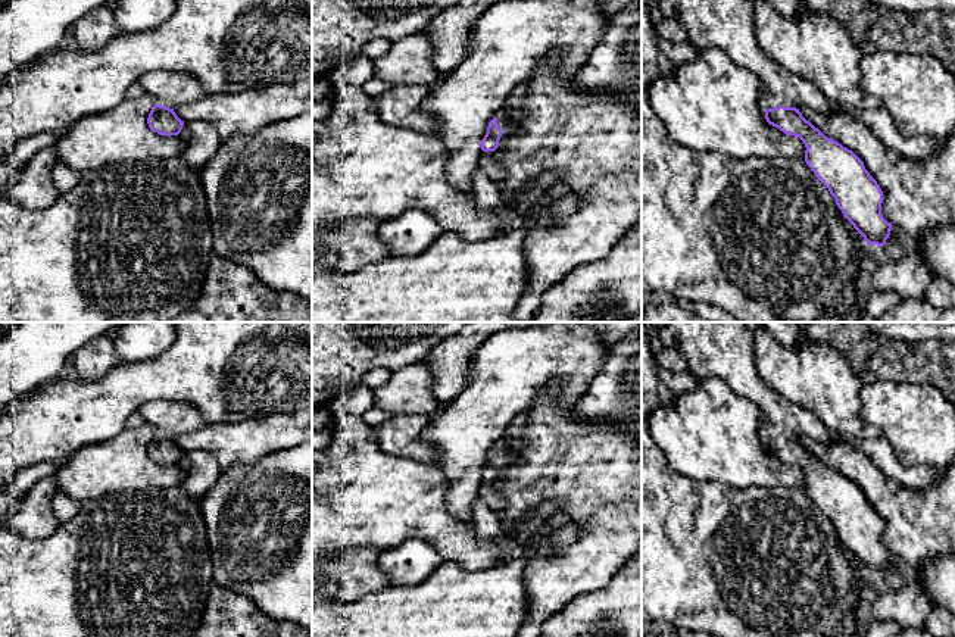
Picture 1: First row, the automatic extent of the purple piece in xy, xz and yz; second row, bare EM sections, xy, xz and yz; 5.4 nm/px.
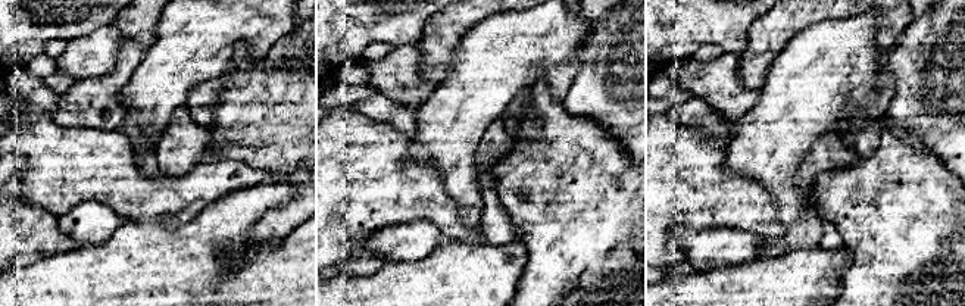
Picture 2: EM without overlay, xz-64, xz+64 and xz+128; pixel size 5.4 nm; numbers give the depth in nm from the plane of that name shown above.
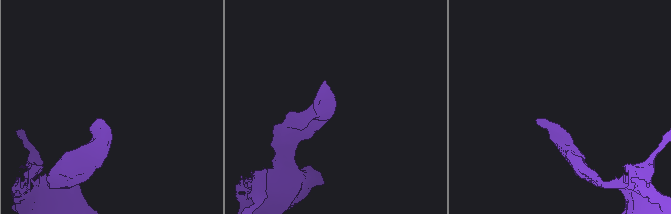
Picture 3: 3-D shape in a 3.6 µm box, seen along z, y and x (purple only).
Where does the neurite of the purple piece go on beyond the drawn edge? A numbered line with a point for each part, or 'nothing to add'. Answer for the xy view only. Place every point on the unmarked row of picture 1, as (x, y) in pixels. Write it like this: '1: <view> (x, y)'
1: xy (172, 418)

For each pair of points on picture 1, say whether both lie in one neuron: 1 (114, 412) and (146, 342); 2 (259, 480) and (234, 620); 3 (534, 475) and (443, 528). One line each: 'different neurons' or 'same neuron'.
1: different neurons
2: different neurons
3: different neurons

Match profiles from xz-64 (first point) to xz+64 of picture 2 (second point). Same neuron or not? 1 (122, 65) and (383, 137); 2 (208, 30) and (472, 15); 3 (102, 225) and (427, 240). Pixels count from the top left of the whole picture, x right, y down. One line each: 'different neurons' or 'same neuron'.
1: different neurons
2: different neurons
3: same neuron

